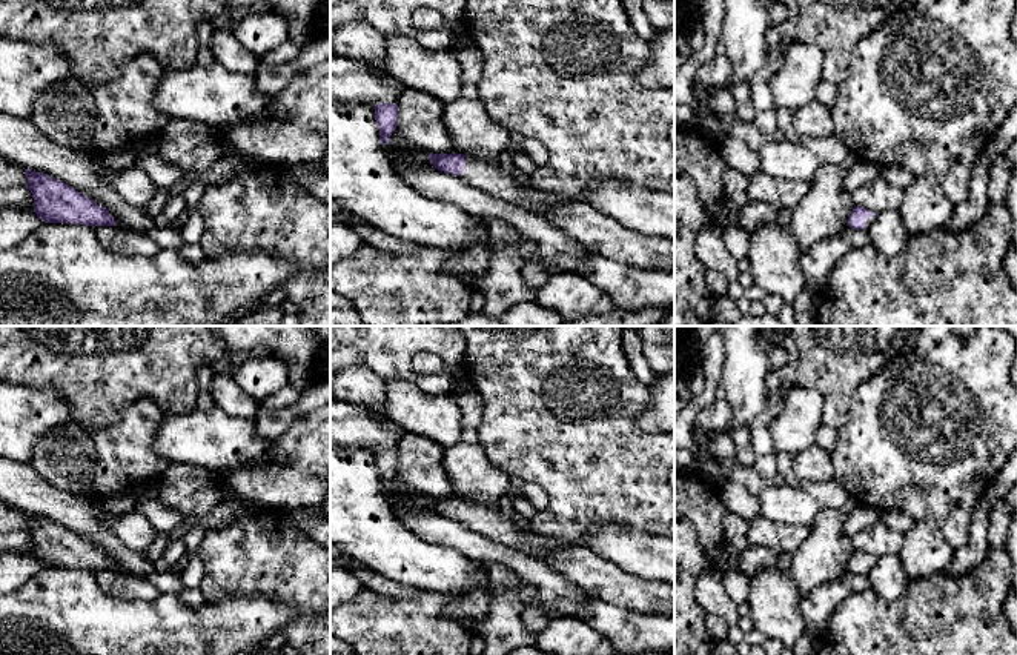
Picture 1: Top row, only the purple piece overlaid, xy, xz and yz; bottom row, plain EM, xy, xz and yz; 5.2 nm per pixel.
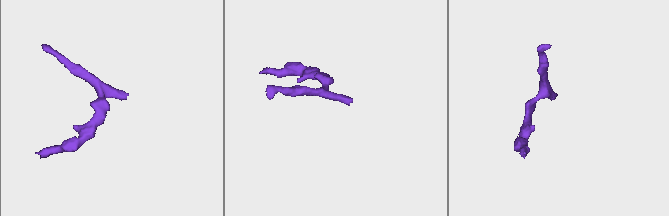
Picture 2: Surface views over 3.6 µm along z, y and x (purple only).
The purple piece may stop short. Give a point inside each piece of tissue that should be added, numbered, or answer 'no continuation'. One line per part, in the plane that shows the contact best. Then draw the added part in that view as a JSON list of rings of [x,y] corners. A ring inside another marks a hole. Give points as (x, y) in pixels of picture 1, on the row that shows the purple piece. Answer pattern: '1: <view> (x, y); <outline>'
1: xz (498, 180); [[[467,157],[465,169],[459,177],[478,189],[489,191],[492,195],[510,203],[564,204],[571,200],[568,195],[544,192],[535,180],[525,180],[495,161],[478,161]]]

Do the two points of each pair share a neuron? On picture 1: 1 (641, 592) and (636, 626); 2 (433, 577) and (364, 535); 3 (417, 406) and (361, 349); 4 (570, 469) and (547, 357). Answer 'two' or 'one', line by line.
1: two
2: one
3: two
4: one

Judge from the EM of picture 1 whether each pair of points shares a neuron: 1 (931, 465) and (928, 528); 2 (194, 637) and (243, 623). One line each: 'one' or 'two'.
1: two
2: one

